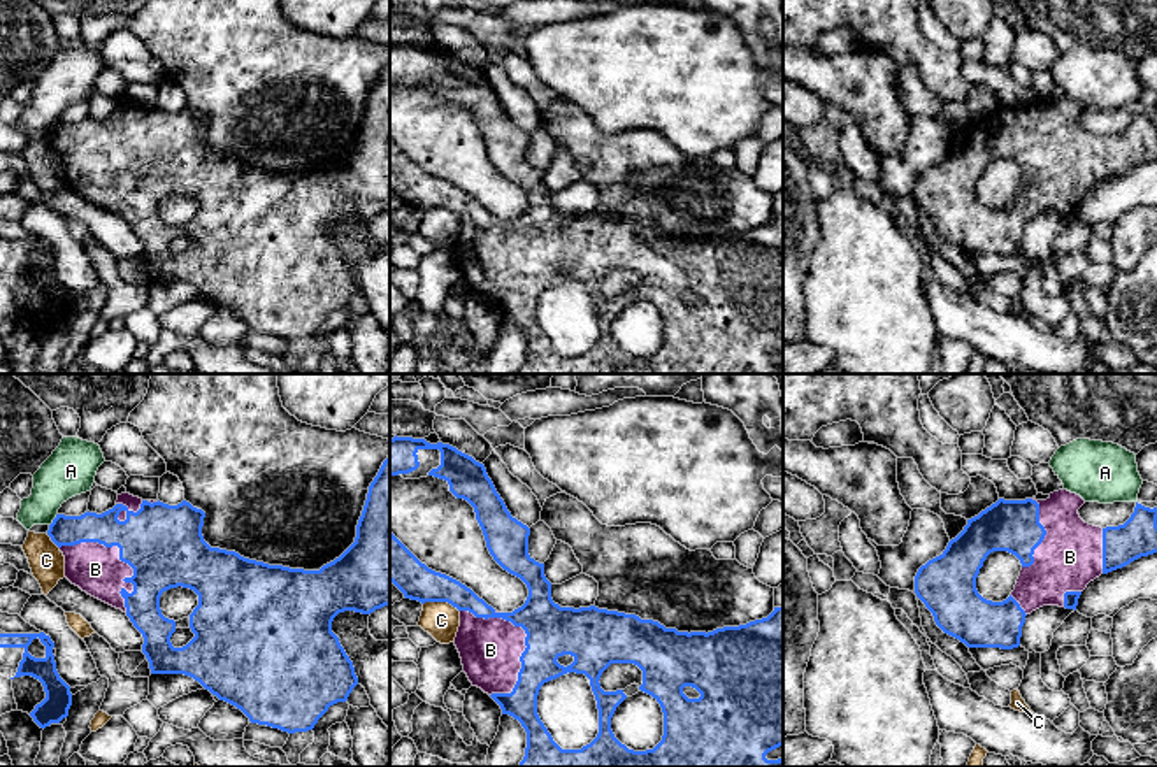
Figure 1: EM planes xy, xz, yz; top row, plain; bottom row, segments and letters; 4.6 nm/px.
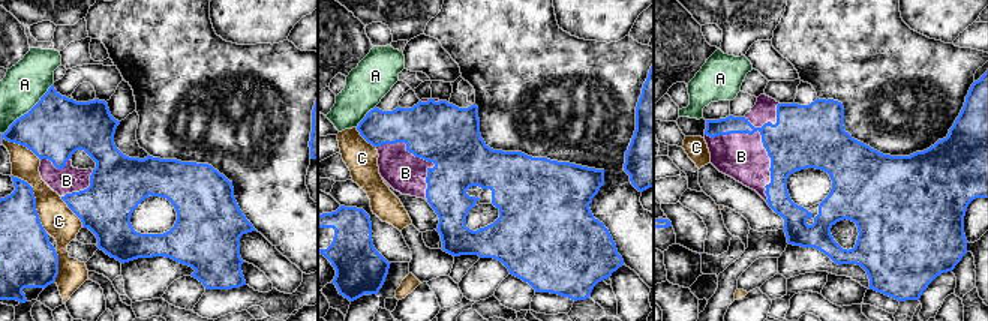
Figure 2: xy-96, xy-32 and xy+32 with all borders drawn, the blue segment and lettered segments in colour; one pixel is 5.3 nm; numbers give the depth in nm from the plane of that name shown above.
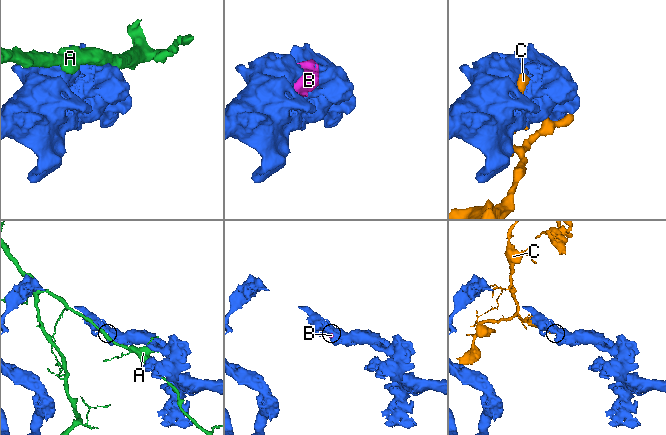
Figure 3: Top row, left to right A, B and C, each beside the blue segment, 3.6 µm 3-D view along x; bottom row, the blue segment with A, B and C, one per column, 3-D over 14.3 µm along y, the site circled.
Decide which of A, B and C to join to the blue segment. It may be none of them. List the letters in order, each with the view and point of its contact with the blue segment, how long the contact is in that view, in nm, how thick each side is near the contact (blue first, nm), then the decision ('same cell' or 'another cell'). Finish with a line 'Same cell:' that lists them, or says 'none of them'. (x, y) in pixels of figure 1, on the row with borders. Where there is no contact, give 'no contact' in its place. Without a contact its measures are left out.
A: contact xy (53, 520); length 70 nm; calibres 150 and 220 nm; another cell
B: contact xy (122, 560); length 440 nm; calibres 360 and 220 nm; same cell
C: contact xz (441, 601); length 170 nm; calibres 170 and 170 nm; another cell
Same cell: B

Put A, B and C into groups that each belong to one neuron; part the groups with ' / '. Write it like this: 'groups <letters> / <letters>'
groups A / B / C

